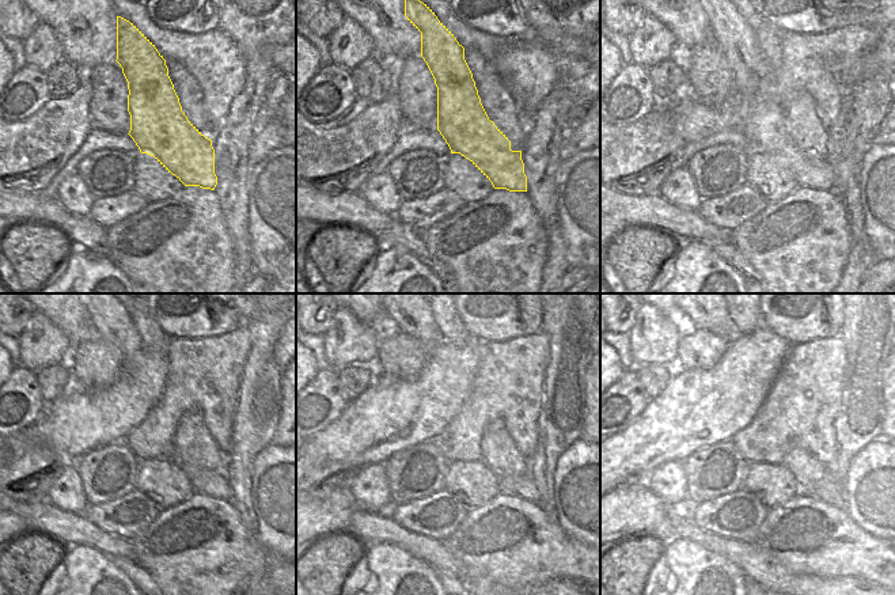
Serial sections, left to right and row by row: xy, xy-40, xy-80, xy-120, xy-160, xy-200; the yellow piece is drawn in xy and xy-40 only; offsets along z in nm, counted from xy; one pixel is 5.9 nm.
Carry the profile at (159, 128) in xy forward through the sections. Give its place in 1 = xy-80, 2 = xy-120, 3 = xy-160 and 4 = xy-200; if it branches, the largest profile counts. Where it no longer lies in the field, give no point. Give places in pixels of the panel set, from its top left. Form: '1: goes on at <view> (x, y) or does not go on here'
1: goes on at xy-80 (765, 127)
2: goes on at xy-120 (110, 321)
3: goes on at xy-160 (417, 321)
4: goes on at xy-200 (716, 321)

